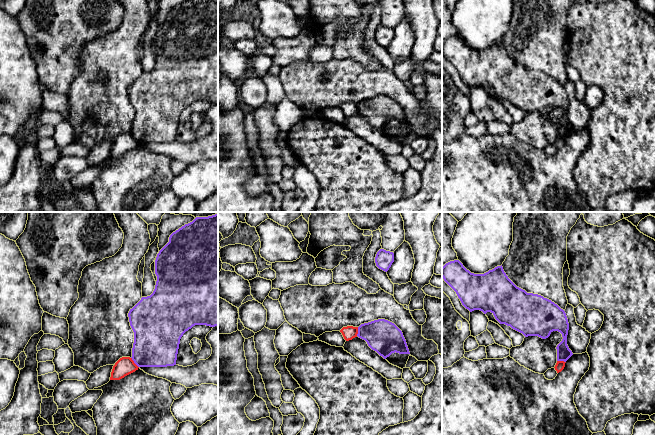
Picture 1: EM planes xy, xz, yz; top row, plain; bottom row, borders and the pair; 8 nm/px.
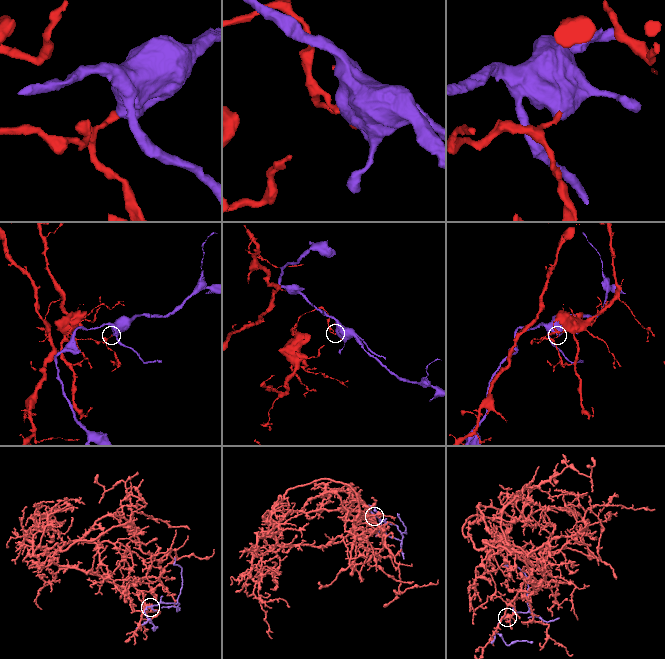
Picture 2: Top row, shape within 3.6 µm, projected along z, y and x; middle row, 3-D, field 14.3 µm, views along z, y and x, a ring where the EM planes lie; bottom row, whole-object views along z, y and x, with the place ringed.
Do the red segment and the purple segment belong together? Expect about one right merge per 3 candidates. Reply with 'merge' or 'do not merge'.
do not merge

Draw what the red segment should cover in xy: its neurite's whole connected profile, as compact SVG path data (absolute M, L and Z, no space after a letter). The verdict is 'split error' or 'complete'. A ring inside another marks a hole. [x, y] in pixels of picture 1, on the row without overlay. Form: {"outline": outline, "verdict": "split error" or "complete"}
{"outline": "M130 133L120 134L113 142L110 156L120 156L138 146L138 142Z", "verdict": "complete"}

